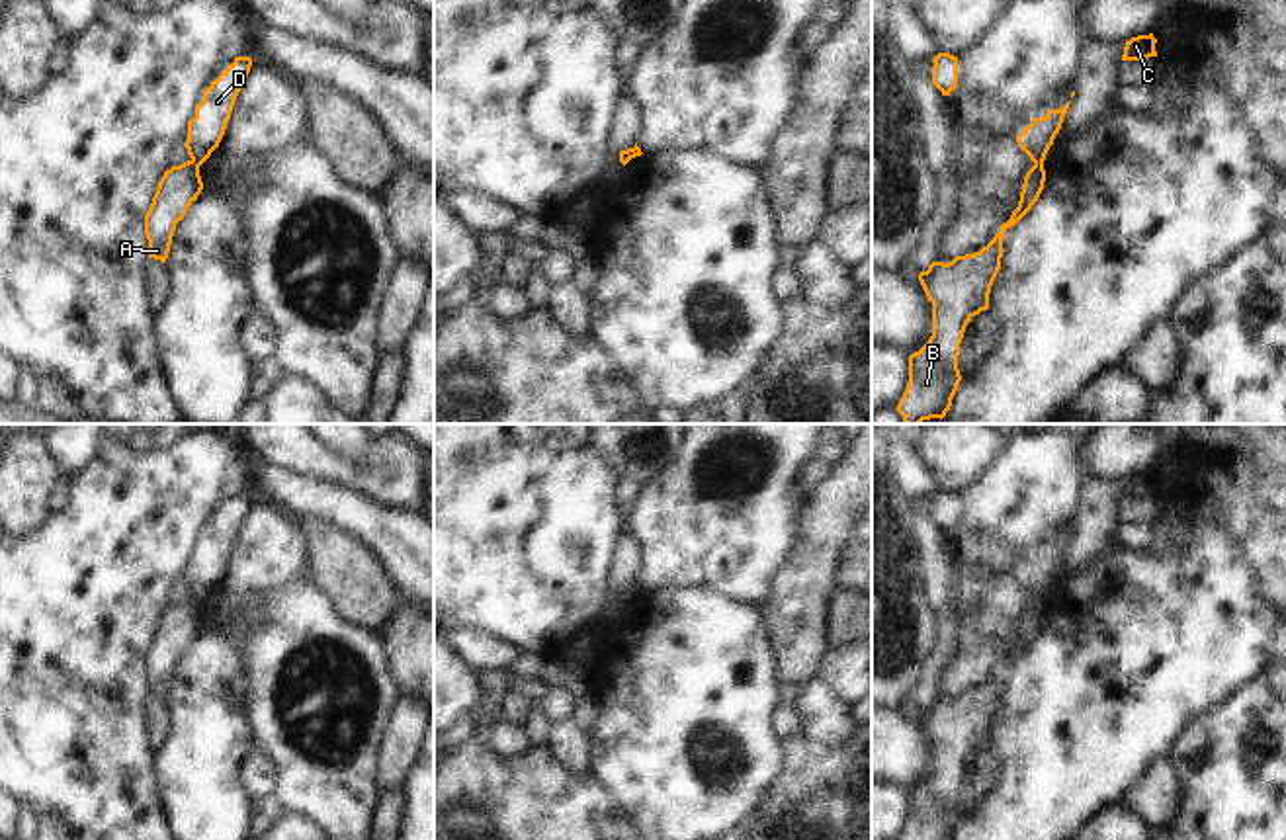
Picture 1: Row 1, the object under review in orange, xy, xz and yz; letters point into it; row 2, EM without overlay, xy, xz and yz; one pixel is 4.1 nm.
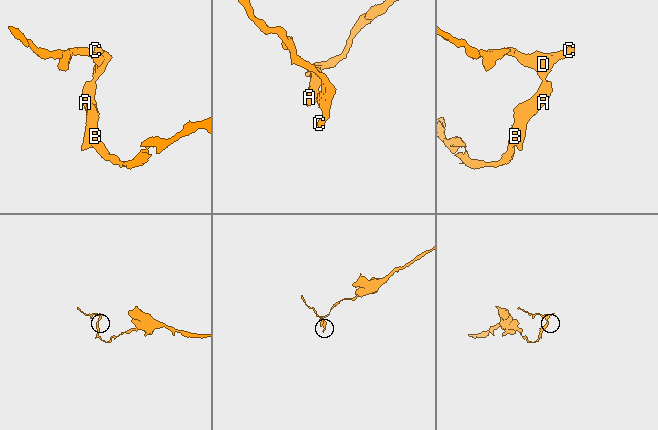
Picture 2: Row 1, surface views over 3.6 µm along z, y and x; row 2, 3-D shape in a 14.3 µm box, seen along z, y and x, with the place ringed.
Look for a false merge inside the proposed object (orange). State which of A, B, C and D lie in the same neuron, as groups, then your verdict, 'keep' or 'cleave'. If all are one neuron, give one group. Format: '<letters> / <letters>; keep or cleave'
A B / C D; cleave

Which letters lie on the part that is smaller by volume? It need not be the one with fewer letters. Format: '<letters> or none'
C, D

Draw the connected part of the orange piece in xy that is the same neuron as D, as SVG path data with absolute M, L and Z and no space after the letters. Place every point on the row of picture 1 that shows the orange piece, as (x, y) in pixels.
M235 57L235 63L203 90L203 102L195 105L195 117L188 121L188 141L184 145L193 164L201 166L219 147L250 66L250 57Z

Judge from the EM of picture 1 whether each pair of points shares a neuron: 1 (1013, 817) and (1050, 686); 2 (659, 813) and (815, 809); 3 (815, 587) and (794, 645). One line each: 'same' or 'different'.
1: same
2: different
3: same

